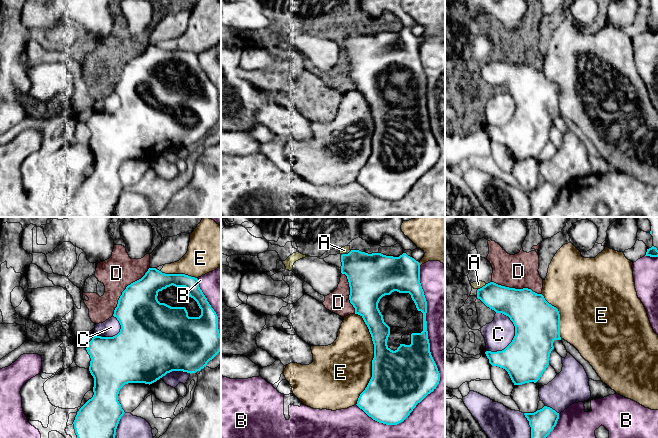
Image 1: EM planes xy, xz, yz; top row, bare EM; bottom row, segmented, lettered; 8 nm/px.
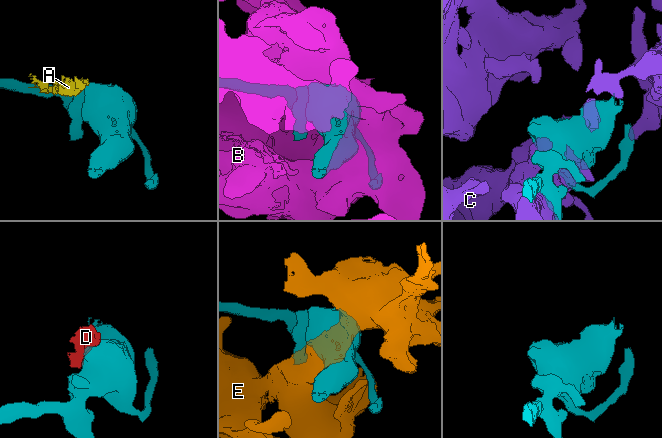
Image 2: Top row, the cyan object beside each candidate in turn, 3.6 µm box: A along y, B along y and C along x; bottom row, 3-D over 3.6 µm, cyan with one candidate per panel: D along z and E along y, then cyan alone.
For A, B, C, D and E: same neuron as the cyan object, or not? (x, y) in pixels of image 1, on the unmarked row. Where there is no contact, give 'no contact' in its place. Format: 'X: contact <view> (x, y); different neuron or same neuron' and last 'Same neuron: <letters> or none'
A: contact xz (346, 30); different neuron
B: contact xz (430, 129); different neuron
C: contact yz (513, 114); different neuron
D: contact xy (125, 65); different neuron
E: contact xz (373, 135); different neuron
Same neuron: none

